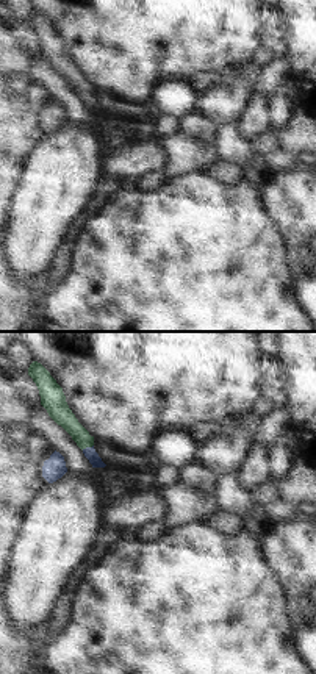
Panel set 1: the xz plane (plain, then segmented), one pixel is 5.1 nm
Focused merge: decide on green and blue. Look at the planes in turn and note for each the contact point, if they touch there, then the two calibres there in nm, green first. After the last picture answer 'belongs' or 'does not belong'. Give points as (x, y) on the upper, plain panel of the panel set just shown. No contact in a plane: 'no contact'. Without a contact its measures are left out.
(86, 96) | 110/60 nm

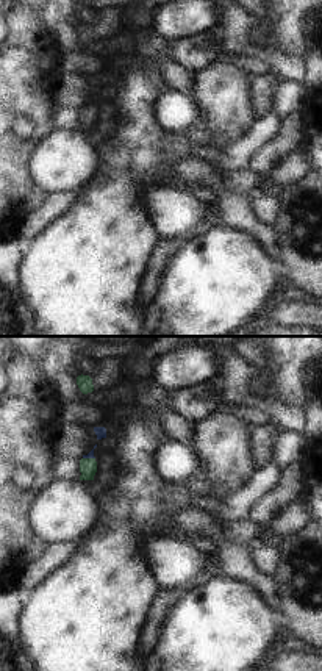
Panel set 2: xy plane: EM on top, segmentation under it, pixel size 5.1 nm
(89, 108) | 100/30 nm

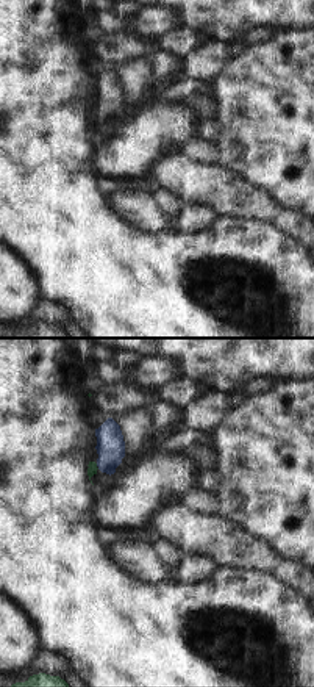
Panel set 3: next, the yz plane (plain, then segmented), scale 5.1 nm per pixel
no contact

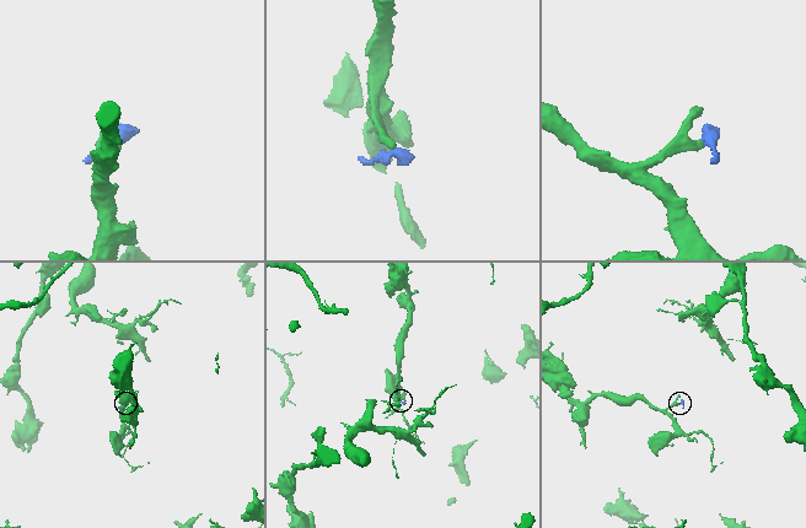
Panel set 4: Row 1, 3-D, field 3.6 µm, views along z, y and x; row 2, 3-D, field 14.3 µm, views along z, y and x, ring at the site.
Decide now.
belongs

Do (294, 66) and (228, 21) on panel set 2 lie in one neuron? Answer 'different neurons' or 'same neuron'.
same neuron

